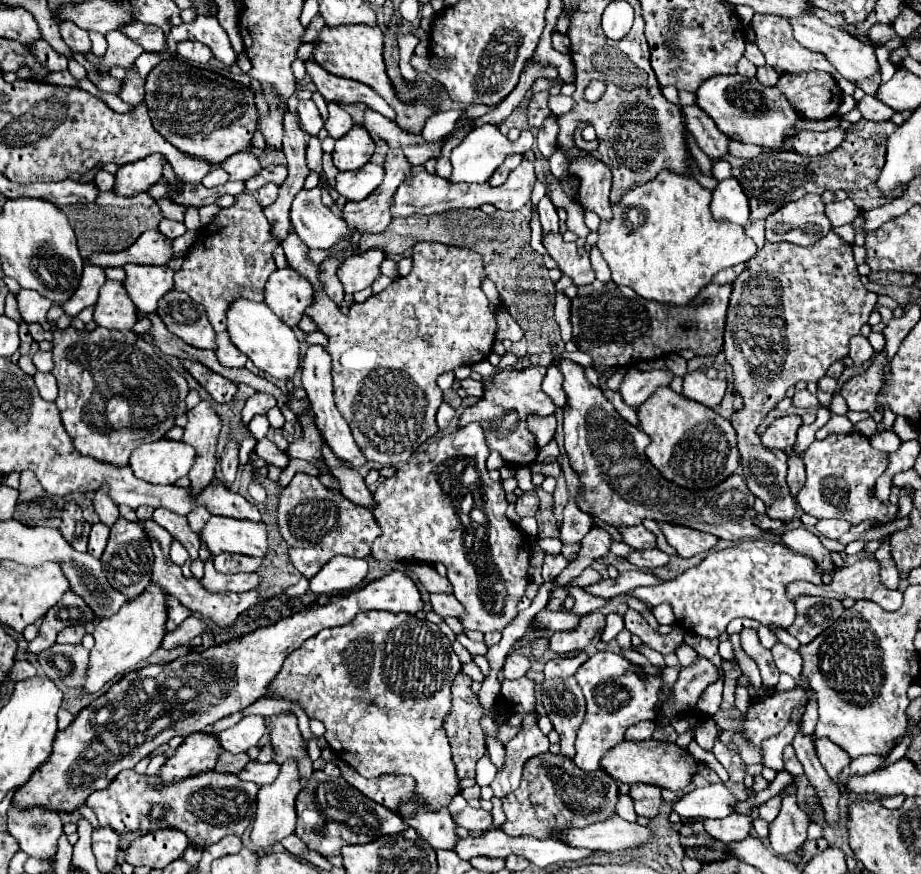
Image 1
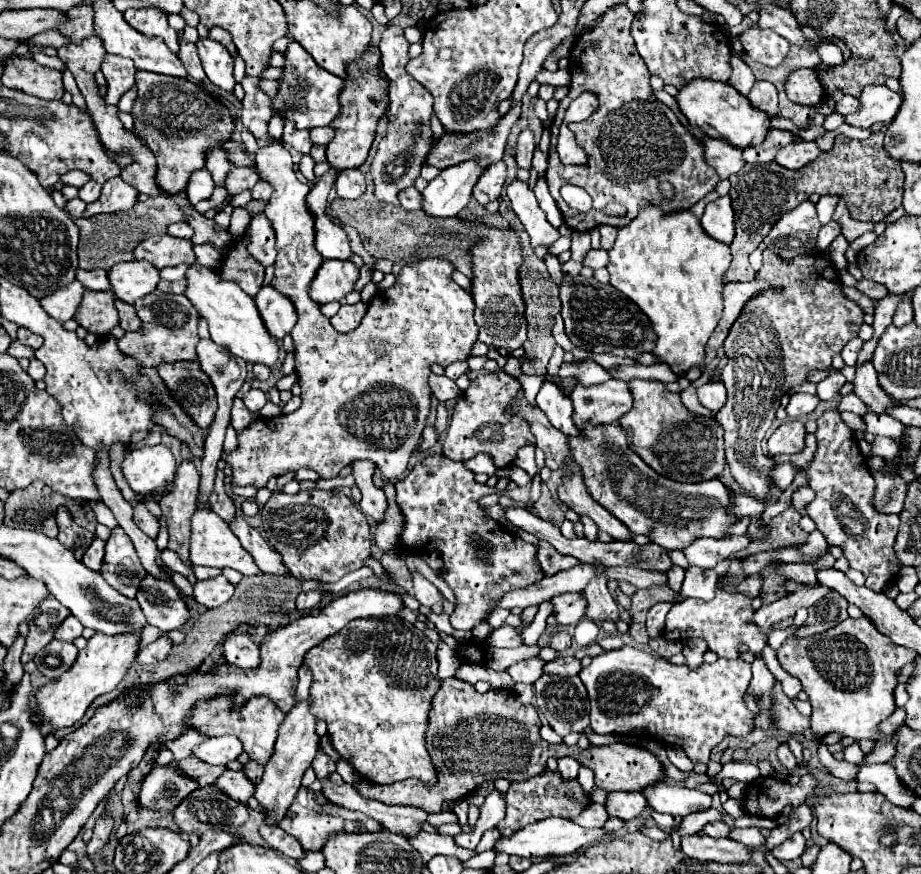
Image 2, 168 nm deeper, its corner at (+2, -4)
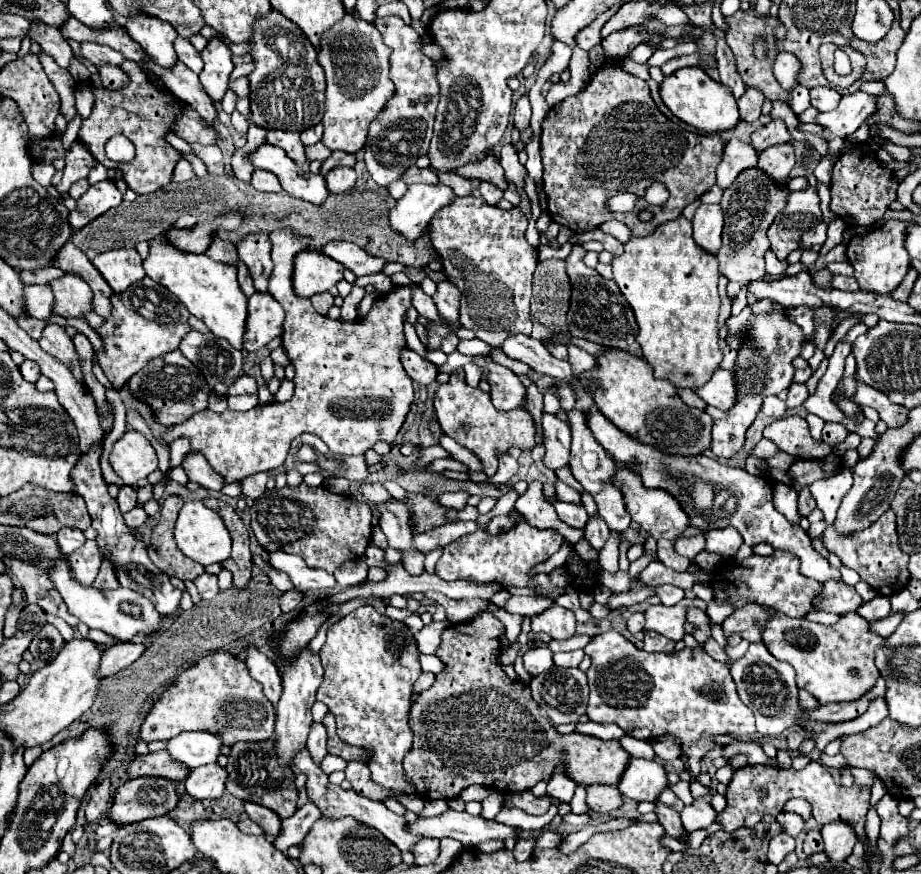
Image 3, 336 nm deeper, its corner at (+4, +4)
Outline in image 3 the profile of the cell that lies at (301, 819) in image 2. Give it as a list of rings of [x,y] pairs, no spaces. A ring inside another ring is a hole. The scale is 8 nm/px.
[[[271,740],[265,742],[237,742],[229,754],[229,764],[227,764],[227,772],[229,772],[229,780],[227,780],[227,792],[231,792],[233,796],[245,800],[245,802],[255,802],[261,804],[269,810],[273,810],[281,820],[291,818],[297,810],[297,788],[293,784],[293,772],[287,770],[287,774],[283,774],[283,770],[279,770],[279,766],[275,766],[275,756],[269,754],[271,752]]]

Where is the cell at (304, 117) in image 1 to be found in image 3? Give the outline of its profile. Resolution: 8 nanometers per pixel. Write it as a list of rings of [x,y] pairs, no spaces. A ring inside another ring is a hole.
[[[271,130],[267,134],[267,142],[283,148],[295,162],[305,160],[305,146],[301,144],[301,138],[299,138],[297,130],[293,130],[293,132],[289,132],[289,130]]]

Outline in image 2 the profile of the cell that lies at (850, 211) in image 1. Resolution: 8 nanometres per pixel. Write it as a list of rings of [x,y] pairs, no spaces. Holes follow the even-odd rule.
[[[831,220],[829,224],[825,224],[825,226],[821,226],[819,236],[817,236],[817,250],[819,250],[819,252],[825,252],[839,234],[841,234],[841,228],[839,228],[839,224],[833,222],[833,220]]]

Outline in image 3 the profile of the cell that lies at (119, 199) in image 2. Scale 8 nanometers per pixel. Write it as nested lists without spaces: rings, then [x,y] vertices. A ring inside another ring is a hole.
[[[113,180],[97,182],[77,200],[77,208],[69,214],[69,222],[73,230],[79,230],[87,222],[95,220],[99,214],[107,212],[109,208],[119,206],[121,202],[123,202],[123,194],[117,190]]]

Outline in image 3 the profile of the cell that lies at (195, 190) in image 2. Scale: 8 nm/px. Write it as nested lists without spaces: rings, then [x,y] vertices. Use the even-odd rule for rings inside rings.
[[[181,158],[181,160],[177,162],[177,166],[175,166],[173,182],[187,182],[187,180],[191,180],[191,178],[195,178],[195,172],[193,172],[193,168],[191,168],[191,162],[187,162],[185,158]]]

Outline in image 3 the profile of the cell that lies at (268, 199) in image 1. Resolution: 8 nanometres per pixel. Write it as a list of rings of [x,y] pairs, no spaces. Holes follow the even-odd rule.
[[[255,170],[253,178],[251,178],[251,184],[259,192],[279,192],[281,190],[281,184],[275,178],[275,174],[271,174],[267,170]]]

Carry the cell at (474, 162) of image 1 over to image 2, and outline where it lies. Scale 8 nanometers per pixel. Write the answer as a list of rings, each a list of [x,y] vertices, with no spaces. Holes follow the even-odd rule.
[[[473,160],[441,170],[421,192],[421,210],[435,218],[457,216],[469,204],[471,190],[481,174],[483,168]]]

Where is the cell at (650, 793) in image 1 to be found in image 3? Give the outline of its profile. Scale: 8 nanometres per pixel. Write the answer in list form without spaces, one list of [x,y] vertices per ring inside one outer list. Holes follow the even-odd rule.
[[[589,786],[587,788],[587,806],[595,812],[611,812],[621,808],[623,794],[617,786]]]

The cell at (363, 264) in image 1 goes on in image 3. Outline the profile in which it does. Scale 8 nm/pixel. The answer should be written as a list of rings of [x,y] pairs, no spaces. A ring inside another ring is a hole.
[[[305,250],[295,258],[293,286],[299,296],[311,298],[313,294],[327,292],[339,280],[343,280],[345,268],[339,266],[333,258],[319,254],[317,250]]]

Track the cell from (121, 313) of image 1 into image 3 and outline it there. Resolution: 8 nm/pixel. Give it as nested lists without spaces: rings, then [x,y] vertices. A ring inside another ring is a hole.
[[[67,274],[51,282],[55,290],[55,314],[65,318],[81,318],[93,310],[93,292],[79,276]]]

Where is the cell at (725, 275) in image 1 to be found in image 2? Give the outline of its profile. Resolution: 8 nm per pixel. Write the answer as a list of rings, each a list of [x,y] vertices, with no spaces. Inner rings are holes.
[[[873,132],[869,140],[849,140],[839,136],[833,150],[819,154],[799,170],[787,170],[777,162],[747,164],[731,182],[731,206],[735,212],[735,238],[731,242],[733,262],[723,276],[723,282],[749,282],[755,280],[755,270],[749,264],[749,254],[763,242],[781,214],[797,208],[809,194],[839,194],[847,200],[851,218],[859,222],[881,222],[903,200],[903,170],[893,162],[883,148],[883,134]],[[879,134],[879,136],[877,136]]]

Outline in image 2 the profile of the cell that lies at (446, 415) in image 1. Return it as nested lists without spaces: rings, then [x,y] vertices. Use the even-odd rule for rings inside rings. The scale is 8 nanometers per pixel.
[[[427,426],[425,432],[423,432],[423,438],[421,438],[421,444],[417,448],[417,452],[423,452],[423,450],[429,450],[433,444],[437,442],[437,434],[435,434],[435,428],[433,426]]]

